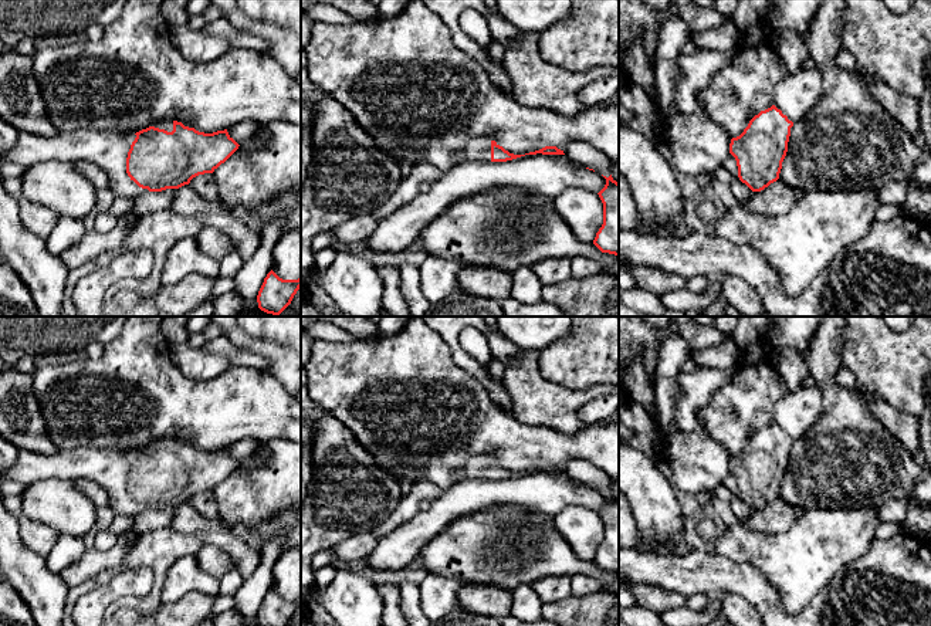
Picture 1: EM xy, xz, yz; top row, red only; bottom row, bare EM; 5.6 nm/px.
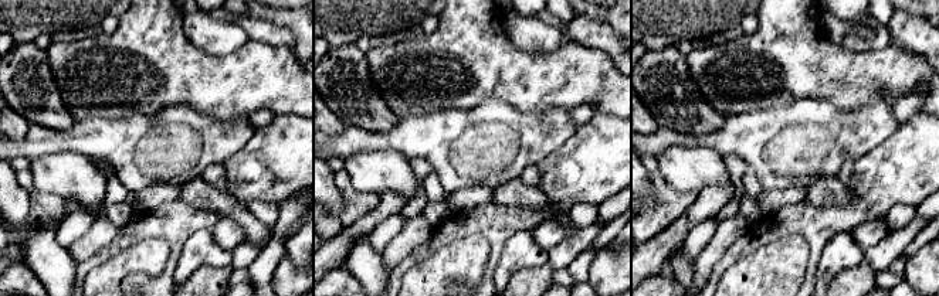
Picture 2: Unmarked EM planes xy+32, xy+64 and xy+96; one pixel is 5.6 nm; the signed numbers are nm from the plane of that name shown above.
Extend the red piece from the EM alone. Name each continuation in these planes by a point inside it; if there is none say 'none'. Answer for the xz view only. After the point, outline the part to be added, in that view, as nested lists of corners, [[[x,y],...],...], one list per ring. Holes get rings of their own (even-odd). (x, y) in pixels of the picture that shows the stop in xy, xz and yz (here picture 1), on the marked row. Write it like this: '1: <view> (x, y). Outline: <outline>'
1: xz (478, 149). Outline: [[[477,138],[467,142],[454,156],[454,165],[485,160],[491,160],[491,141],[485,138]]]

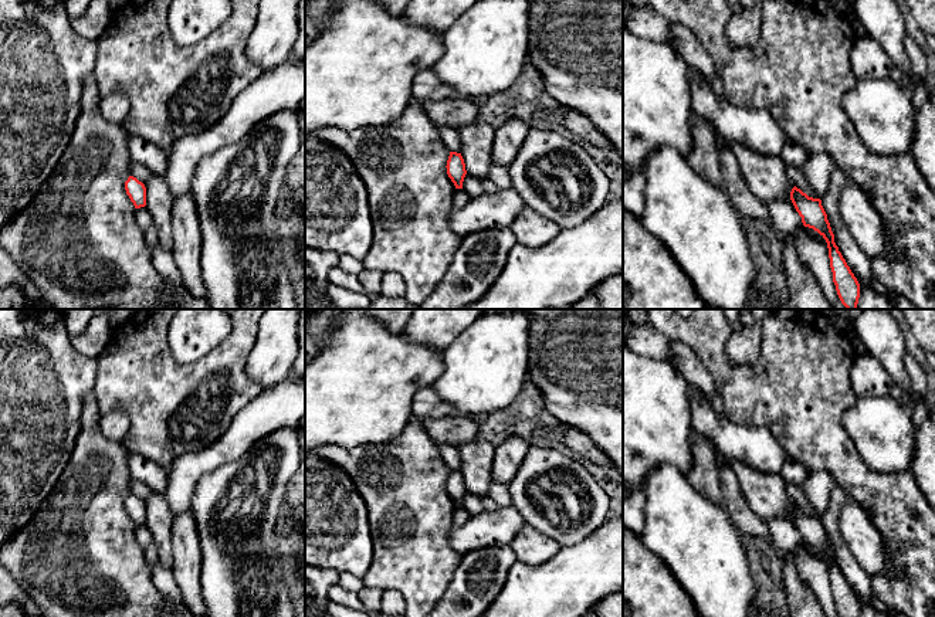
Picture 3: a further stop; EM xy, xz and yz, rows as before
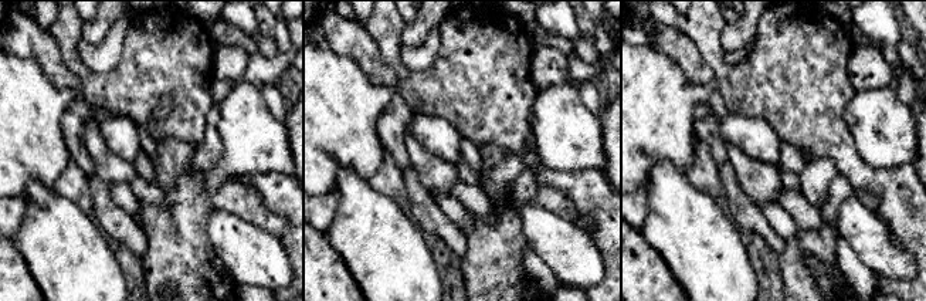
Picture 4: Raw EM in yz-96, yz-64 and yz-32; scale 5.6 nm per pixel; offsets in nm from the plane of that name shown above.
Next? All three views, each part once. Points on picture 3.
none

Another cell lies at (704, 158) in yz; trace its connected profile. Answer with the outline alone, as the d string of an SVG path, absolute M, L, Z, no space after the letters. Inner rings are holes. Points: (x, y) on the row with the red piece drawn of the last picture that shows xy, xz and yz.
M695 112L691 116L692 149L688 163L715 187L724 190L719 150L712 129Z

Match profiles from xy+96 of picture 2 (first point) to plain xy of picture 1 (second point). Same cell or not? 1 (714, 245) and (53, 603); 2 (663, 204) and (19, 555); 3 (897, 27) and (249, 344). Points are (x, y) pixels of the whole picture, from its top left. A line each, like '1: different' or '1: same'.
1: different
2: different
3: different

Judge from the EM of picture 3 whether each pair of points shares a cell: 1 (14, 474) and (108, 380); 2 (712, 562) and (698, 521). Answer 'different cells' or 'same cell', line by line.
1: different cells
2: same cell

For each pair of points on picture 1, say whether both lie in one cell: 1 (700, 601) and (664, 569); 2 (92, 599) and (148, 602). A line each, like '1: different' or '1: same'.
1: different
2: different

